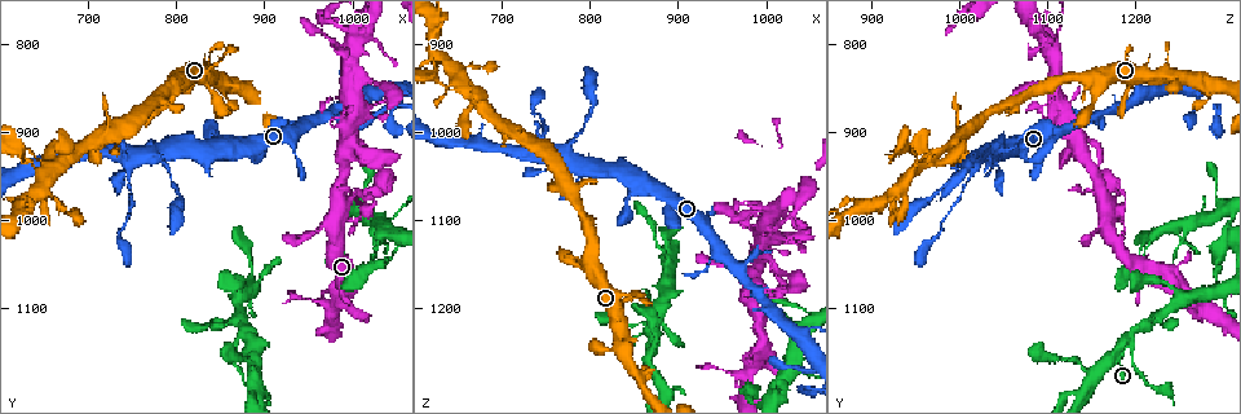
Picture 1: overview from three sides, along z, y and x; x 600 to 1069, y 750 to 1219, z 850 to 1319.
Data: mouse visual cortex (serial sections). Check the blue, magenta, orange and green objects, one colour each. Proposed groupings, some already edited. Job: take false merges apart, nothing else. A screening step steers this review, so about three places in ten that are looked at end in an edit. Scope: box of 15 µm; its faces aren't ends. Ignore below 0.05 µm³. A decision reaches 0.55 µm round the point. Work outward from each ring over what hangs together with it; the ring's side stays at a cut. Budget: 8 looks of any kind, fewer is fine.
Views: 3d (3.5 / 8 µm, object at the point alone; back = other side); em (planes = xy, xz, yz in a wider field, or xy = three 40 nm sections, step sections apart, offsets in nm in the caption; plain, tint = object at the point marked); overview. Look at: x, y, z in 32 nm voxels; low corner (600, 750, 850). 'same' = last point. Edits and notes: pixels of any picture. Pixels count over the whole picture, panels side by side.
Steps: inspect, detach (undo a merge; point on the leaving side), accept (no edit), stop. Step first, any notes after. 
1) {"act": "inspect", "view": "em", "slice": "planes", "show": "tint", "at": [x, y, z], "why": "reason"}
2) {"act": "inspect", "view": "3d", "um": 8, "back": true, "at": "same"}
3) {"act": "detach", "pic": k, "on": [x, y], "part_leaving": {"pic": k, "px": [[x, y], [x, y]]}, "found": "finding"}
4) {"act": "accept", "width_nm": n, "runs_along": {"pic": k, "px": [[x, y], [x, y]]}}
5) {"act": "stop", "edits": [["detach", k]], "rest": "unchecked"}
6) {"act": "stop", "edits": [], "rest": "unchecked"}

{"act": "inspect", "view": "3d", "um": 8, "at": [1010, 995, 1185], "why": "thin neck"}

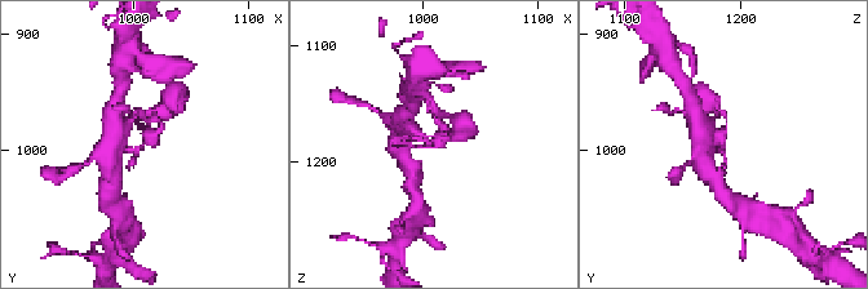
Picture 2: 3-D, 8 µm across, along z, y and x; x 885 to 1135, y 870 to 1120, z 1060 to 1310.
{"act": "inspect", "view": "em", "slice": "xy", "step": 1, "show": "tint", "at": [1012, 994, 1186]}

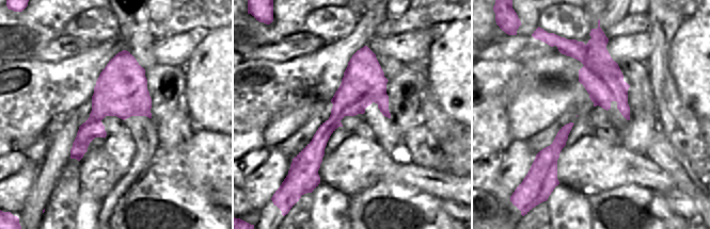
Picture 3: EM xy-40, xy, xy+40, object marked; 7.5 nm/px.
{"act": "accept", "runs_along": {"pic": 2, "px": [[116, 152], [155, 139], [156, 119]]}, "found": "one cell here"}

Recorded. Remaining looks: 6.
{"act": "inspect", "view": "3d", "um": 8, "at": [985, 1095, 1265], "why": "abrupt turn"}

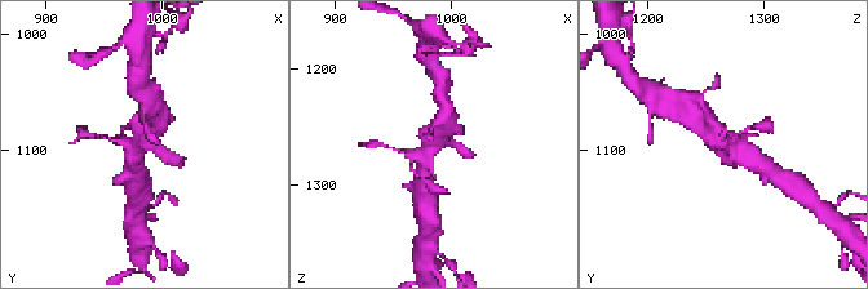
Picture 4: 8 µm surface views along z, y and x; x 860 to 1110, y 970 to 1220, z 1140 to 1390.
{"act": "inspect", "view": "3d", "um": 3.5, "at": [980, 1092, 1270], "why": "zoom in"}

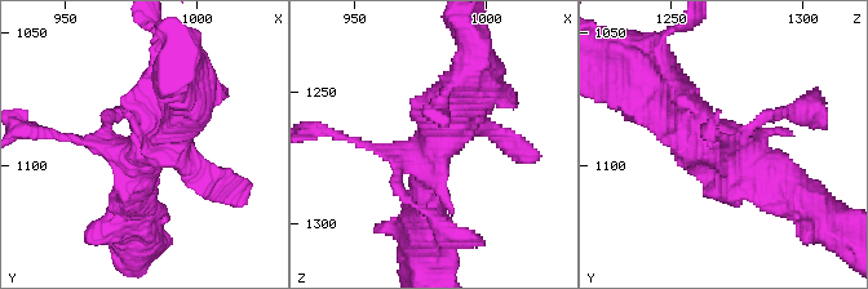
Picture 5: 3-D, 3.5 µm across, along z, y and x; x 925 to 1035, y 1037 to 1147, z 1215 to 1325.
{"act": "inspect", "view": "em", "slice": "planes", "show": "tint", "at": [981, 1094, 1268]}

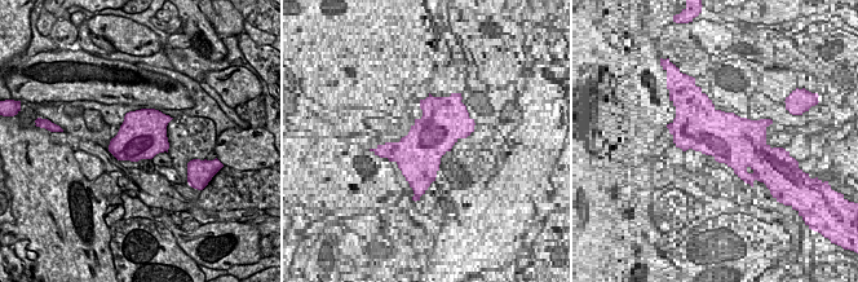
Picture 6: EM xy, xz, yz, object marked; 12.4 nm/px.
{"act": "accept", "width_nm": 600, "runs_along": {"pic": 5, "px": [[632, 98], [767, 174]]}, "found": "continuous, no second cell"}

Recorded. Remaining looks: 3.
{"act": "inspect", "view": "3d", "um": 8, "at": [865, 1160, 1195], "why": "thin neck"}

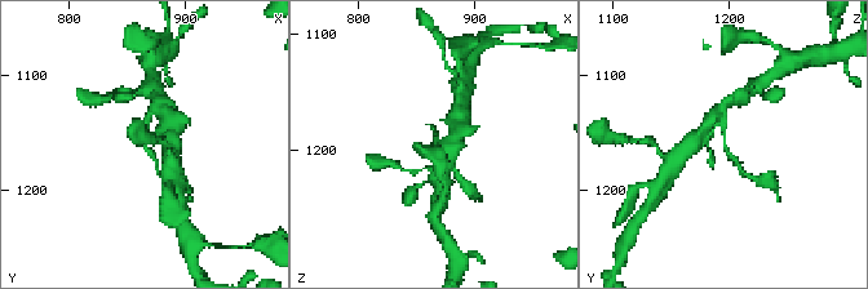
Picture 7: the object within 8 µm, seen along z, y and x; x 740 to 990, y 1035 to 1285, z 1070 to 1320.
{"act": "inspect", "view": "3d", "um": 3.5, "at": "same"}

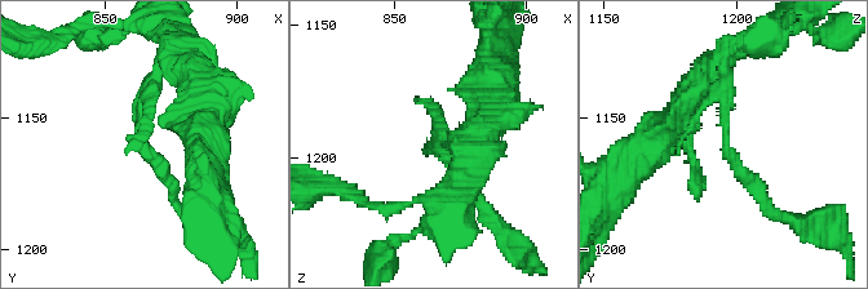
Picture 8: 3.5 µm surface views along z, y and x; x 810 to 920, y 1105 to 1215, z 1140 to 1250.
{"act": "inspect", "view": "em", "slice": "xy", "step": 2, "show": "tint", "at": [866, 1158, 1195], "arm_widths_nm": [200, 200], "why": "need the tissue"}

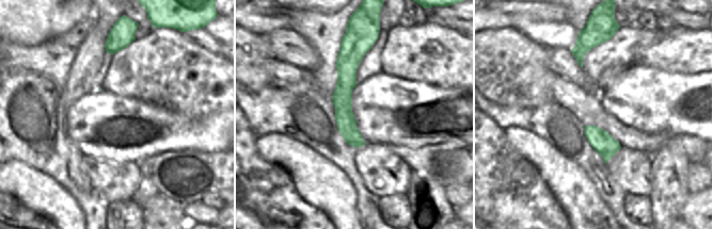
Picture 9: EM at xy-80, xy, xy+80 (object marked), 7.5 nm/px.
{"act": "accept", "width_nm": 150, "runs_along": {"pic": 8, "px": [[714, 66], [725, 145], [765, 204]]}, "found": "continuous, no second cell"}

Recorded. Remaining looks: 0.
{"act": "stop", "edits": [], "rest": "unchecked"}

